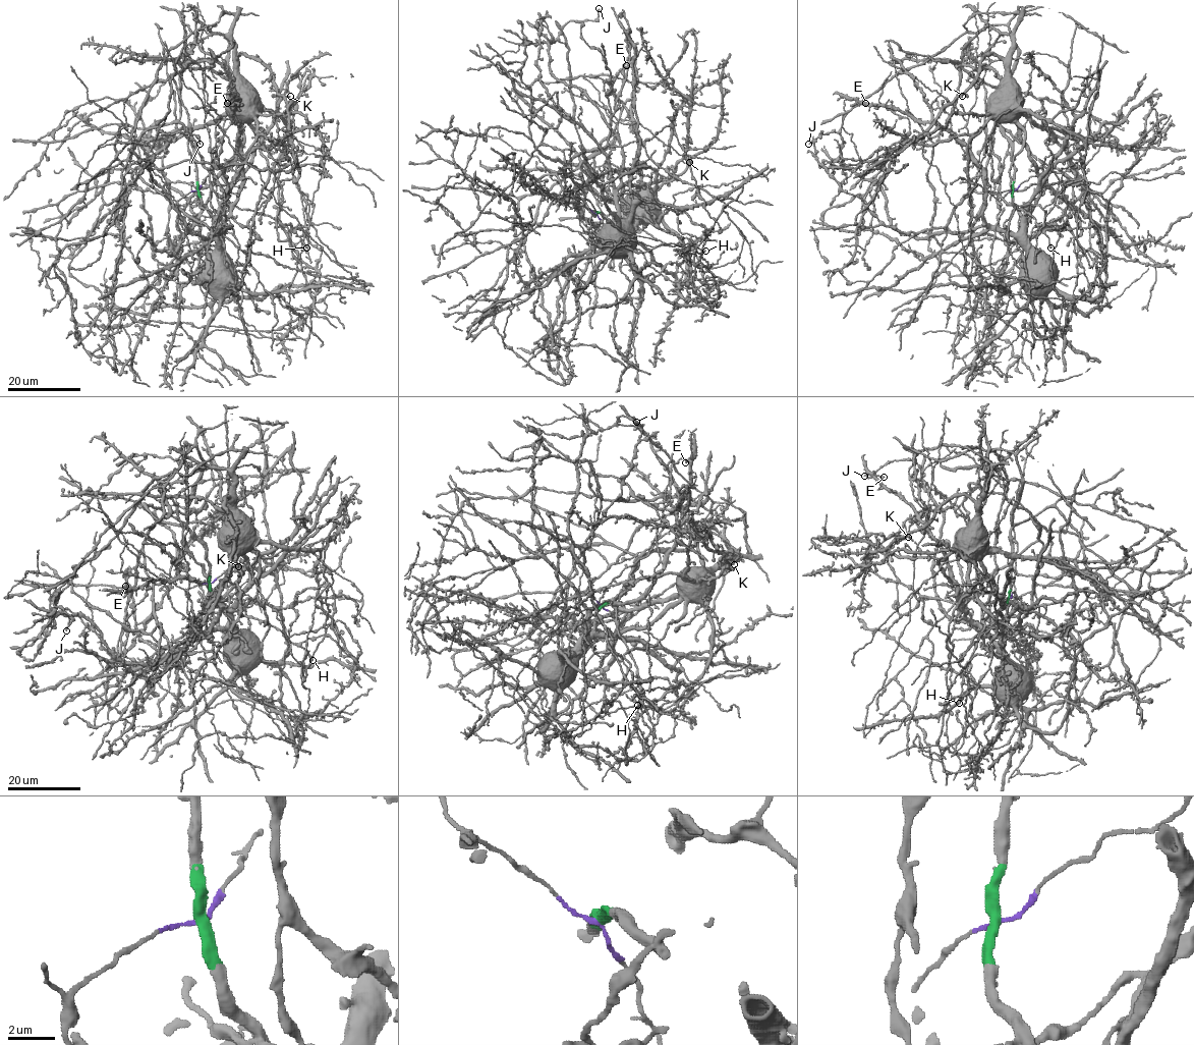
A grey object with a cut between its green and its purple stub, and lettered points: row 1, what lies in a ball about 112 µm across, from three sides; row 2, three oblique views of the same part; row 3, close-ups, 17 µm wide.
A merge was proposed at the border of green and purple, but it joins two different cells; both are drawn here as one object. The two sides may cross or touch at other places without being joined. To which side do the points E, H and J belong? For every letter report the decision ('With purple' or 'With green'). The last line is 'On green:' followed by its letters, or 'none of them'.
E: With green
H: With green
J: With green
On green: E, H, J

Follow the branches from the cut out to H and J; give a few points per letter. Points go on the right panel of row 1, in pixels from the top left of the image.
H: (1013, 189), (1013, 204), (1022, 216), (1031, 205), (1016, 206), (1033, 218), (1050, 248)
J: (1013, 189), (1016, 232), (913, 237), (892, 224), (886, 194), (841, 162), (842, 138), (808, 144)

